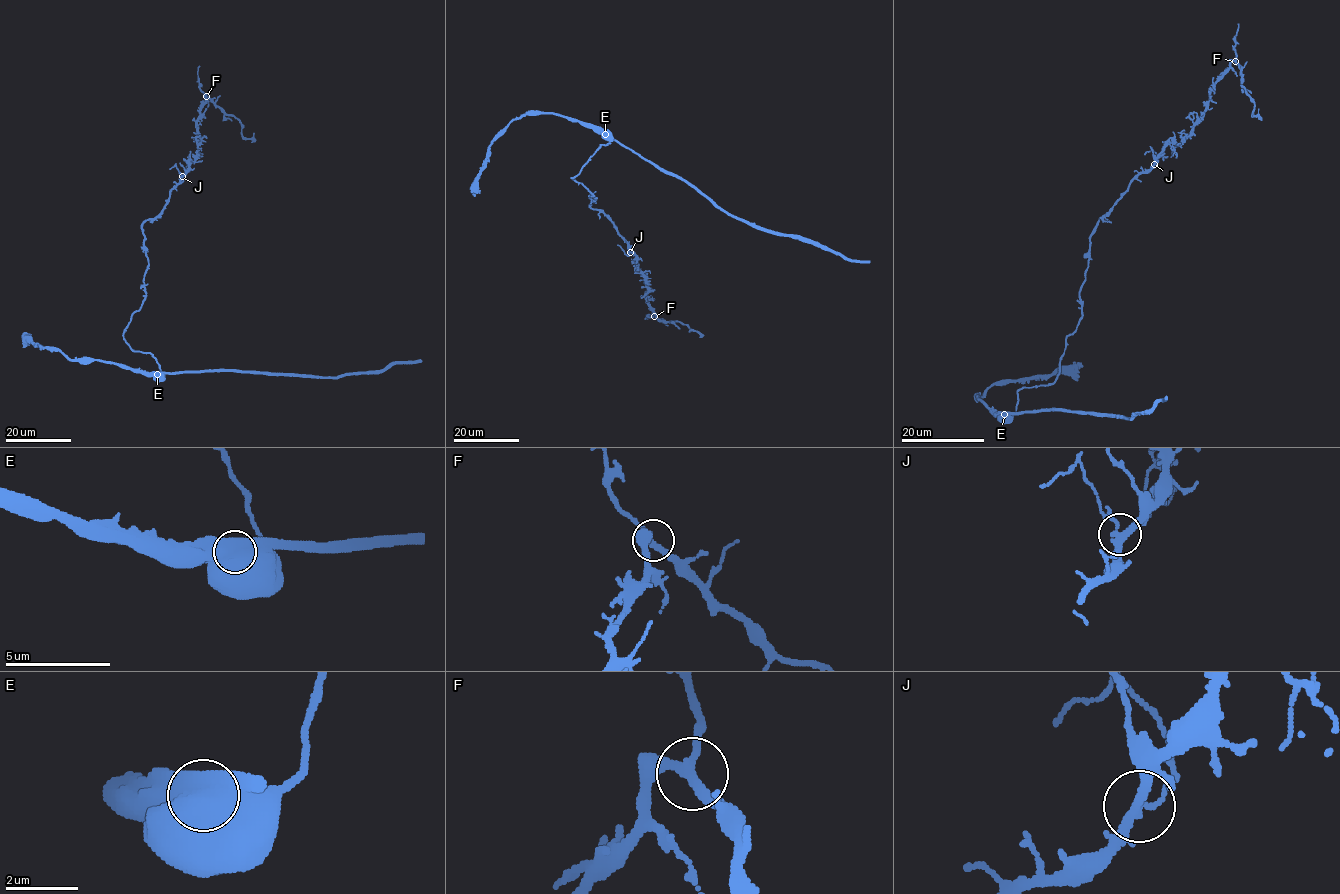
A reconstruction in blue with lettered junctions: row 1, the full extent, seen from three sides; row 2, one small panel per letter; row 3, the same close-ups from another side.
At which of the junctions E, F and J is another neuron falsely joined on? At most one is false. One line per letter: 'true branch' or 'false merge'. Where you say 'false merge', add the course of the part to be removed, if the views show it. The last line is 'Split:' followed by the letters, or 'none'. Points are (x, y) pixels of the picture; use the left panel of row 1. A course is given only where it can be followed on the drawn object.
E: false merge; foreign part runs (157, 374), (123, 337), (145, 296), (141, 226), (196, 156), (205, 96), (244, 138), (254, 133)
F: true branch
J: true branch
Split: E

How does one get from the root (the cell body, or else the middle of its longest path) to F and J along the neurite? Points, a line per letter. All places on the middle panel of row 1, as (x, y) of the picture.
F: (606, 136), (609, 142), (601, 144), (571, 177), (594, 196), (589, 205), (612, 221), (635, 256), (654, 316)
J: (606, 136), (609, 142), (601, 144), (571, 177), (594, 196), (589, 205), (612, 221), (630, 252)

